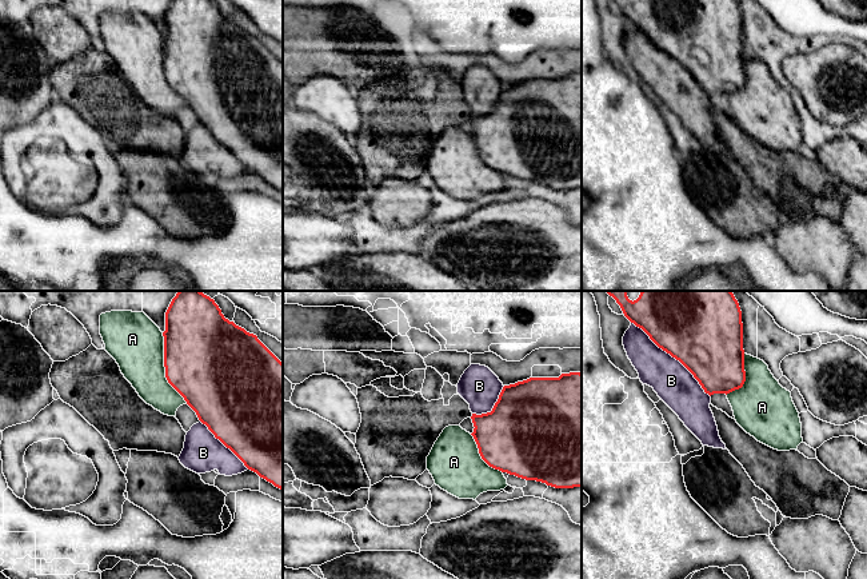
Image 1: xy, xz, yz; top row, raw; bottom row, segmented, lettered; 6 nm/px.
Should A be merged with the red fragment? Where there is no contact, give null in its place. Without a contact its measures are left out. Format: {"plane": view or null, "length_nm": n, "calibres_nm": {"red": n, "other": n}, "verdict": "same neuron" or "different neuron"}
{"plane": "xy", "length_nm": 460, "calibres_nm": {"red": 500, "other": 320}, "verdict": "different neuron"}

